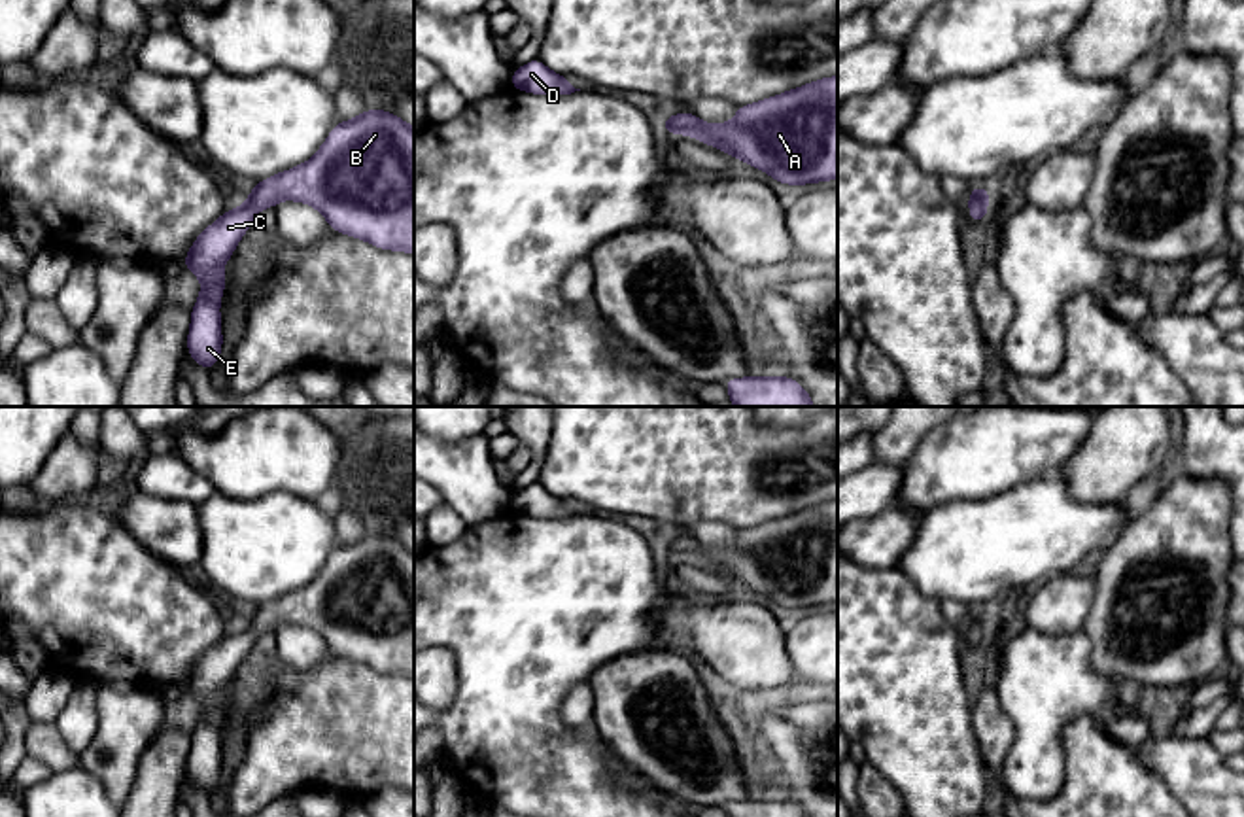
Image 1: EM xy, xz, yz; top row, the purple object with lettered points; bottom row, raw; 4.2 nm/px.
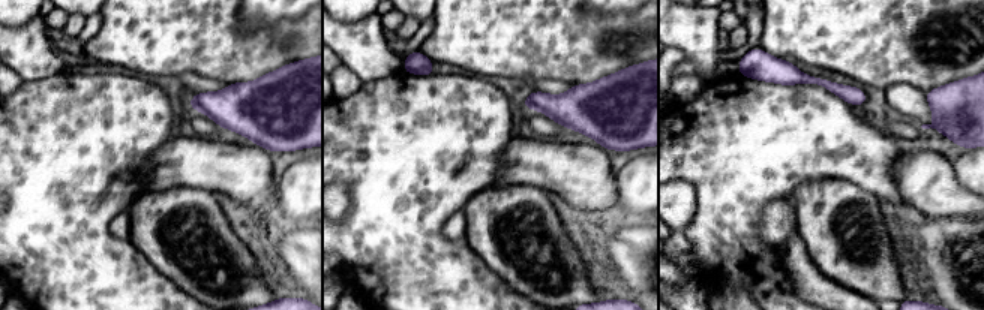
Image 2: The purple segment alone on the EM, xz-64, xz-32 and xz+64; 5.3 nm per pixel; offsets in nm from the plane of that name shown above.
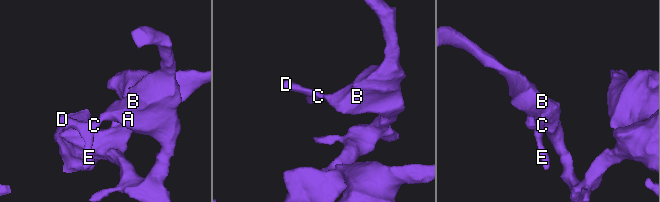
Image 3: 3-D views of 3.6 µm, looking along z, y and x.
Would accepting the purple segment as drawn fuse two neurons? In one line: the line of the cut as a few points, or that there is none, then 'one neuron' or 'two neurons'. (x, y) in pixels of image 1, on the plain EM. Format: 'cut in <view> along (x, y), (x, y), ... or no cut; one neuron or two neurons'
no cut; one neuron

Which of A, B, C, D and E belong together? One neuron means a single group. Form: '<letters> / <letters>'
A B C D E

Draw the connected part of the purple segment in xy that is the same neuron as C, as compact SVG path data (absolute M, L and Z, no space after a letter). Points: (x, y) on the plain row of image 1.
M386 533L338 545L314 581L255 607L246 628L225 634L195 662L181 683L202 707L191 732L187 775L208 796L223 770L223 690L255 637L284 622L314 630L337 656L414 677L414 550Z

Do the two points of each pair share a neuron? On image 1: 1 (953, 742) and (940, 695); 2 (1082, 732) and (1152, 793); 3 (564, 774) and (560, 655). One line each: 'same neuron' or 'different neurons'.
1: same neuron
2: same neuron
3: same neuron

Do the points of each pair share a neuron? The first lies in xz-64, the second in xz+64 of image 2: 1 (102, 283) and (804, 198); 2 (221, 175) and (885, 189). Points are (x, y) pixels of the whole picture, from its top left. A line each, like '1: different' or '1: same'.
1: different
2: different

